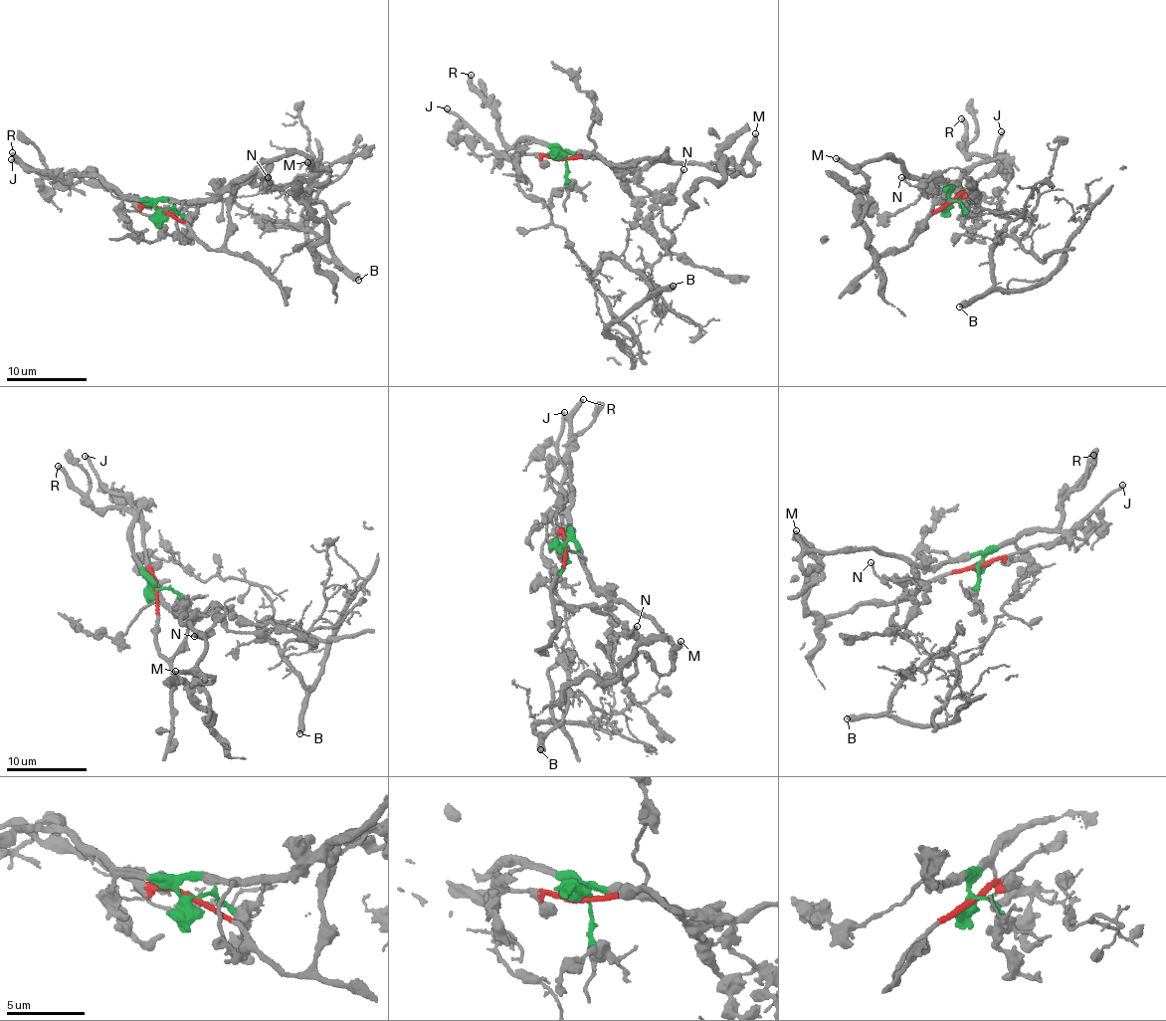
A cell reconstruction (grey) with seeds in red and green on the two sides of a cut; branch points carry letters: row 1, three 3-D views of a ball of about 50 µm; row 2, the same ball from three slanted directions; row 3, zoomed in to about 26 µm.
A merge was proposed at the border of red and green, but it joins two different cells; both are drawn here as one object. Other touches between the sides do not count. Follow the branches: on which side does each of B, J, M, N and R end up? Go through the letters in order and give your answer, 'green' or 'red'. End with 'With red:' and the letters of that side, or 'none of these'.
B: green
J: red
M: green
N: green
R: green
With red: J

